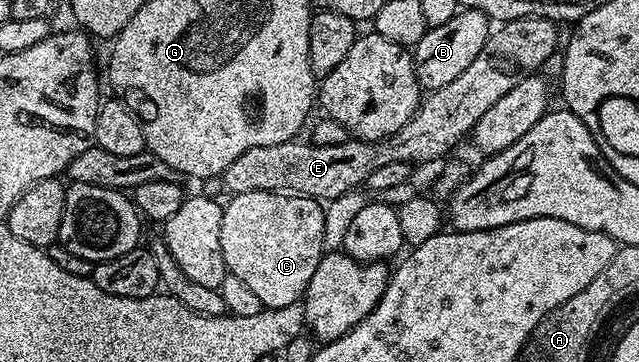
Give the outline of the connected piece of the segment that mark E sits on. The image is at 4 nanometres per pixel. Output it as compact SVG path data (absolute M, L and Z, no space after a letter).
M525 16L524 18L516 18L515 20L499 23L497 27L491 31L489 38L484 42L484 50L480 50L480 54L476 54L476 58L472 58L472 66L468 66L468 70L464 70L464 74L452 78L452 82L448 82L448 86L440 86L439 88L433 89L433 91L423 99L417 114L404 126L400 126L400 130L396 130L396 134L385 136L383 140L347 138L344 142L336 142L336 146L320 146L313 142L301 144L301 139L298 138L289 140L288 142L273 144L272 146L252 146L252 150L244 150L244 154L240 154L240 158L236 158L236 162L232 162L232 166L228 166L222 171L220 183L227 188L227 193L229 193L230 196L239 196L240 194L248 194L249 192L285 192L295 196L307 196L319 202L329 202L332 198L340 198L340 194L361 189L363 185L369 181L370 175L372 175L375 170L380 170L383 166L389 166L391 162L404 162L405 164L415 166L422 162L428 162L429 159L449 157L449 152L452 151L465 136L467 139L467 137L473 133L476 122L480 122L480 118L484 118L485 112L496 102L500 102L500 98L504 98L504 94L508 94L508 90L512 90L512 86L516 86L524 78L535 75L539 70L545 69L547 62L556 55L560 48L560 40L558 44L558 28L559 25L555 23L555 21L544 18L543 16Z

